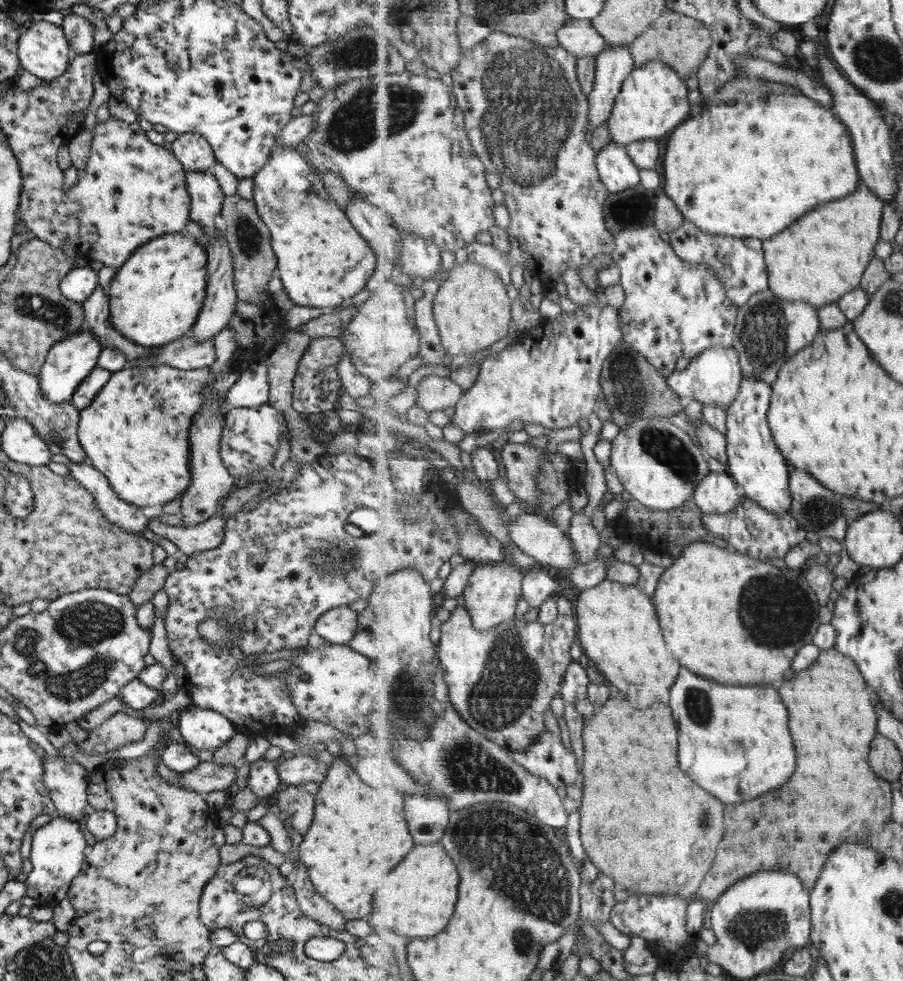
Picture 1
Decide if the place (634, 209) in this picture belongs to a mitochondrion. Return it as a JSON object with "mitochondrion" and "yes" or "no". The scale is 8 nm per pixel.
{"mitochondrion":"no"}

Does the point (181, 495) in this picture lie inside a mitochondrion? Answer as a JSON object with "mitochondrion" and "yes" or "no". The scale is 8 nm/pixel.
{"mitochondrion":"no"}

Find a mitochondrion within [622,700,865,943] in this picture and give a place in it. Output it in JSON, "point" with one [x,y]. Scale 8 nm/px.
{"point":[704,812]}

